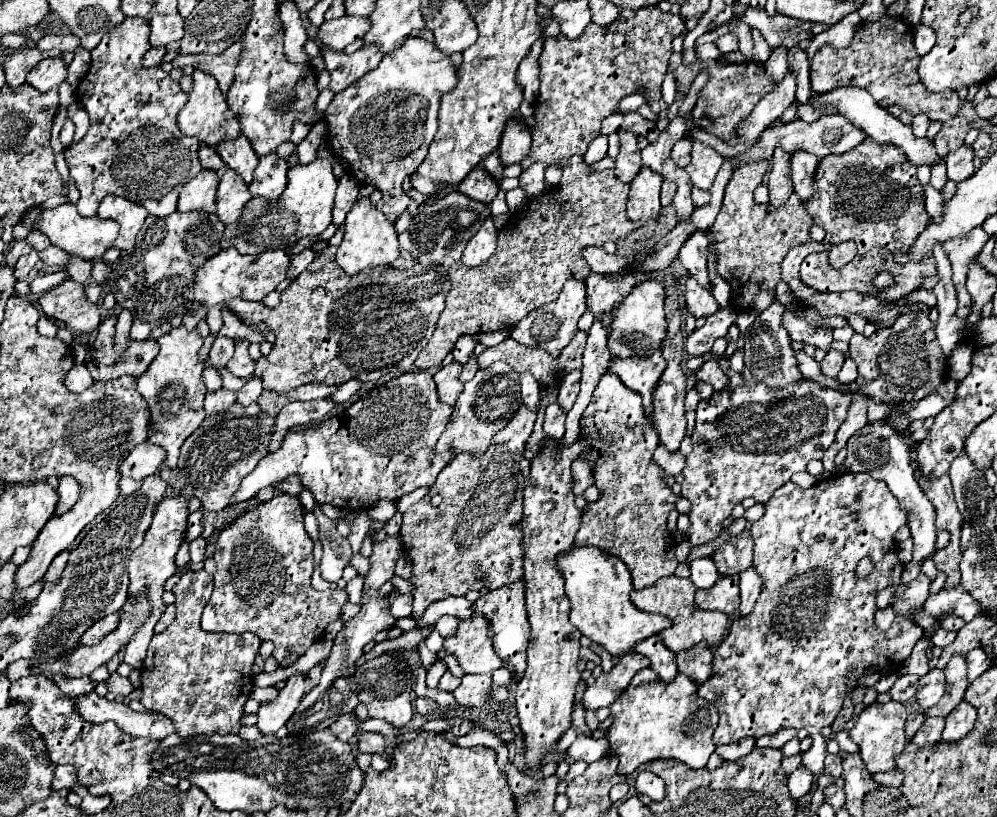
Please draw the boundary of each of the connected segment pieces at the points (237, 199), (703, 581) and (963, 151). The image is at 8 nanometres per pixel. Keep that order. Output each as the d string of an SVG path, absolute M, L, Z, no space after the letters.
M226 169L224 175L220 177L218 191L216 191L216 215L224 225L236 223L244 205L252 199L248 185L236 175L236 171Z
M702 557L690 563L690 579L696 585L696 589L708 589L716 583L720 573L716 571L716 565L712 557Z
M962 145L958 151L950 153L950 155L946 157L948 179L950 179L950 181L956 181L956 183L968 179L968 175L972 175L972 171L974 171L972 159L974 159L974 151L972 151L972 147L968 147L968 145Z

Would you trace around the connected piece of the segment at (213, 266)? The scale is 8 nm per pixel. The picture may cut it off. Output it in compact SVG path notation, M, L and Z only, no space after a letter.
M228 247L228 249L220 251L218 255L208 259L208 263L204 263L204 267L200 267L200 271L196 271L194 303L182 317L184 327L188 331L196 329L196 325L206 317L208 309L212 309L214 305L226 303L234 297L240 297L246 301L264 301L264 297L270 291L274 291L280 281L286 279L288 263L290 263L290 257L288 257L286 249L272 249L272 251L258 253L258 255L242 255L242 253L238 253L236 247Z

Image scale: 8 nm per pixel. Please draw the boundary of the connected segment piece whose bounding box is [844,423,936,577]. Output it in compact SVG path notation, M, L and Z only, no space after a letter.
M888 423L878 425L878 429L860 429L856 431L850 439L848 439L848 455L844 461L846 471L864 471L880 481L884 481L890 491L896 495L896 499L900 501L900 505L904 509L910 509L910 519L908 519L908 527L914 539L914 559L906 565L902 577L908 577L908 571L914 571L914 577L920 573L920 561L930 557L934 551L934 543L936 543L936 527L934 527L934 507L928 501L928 497L924 495L924 491L920 489L920 485L916 483L914 477L914 469L910 465L910 449L904 443L904 437L890 427Z

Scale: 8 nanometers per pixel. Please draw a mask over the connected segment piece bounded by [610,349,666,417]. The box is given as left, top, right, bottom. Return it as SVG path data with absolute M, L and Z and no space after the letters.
M654 351L648 357L628 357L628 359L614 359L610 363L610 371L620 377L620 381L632 389L638 391L644 399L646 417L652 405L652 387L660 379L660 375L666 369L666 361L662 357L662 351Z

